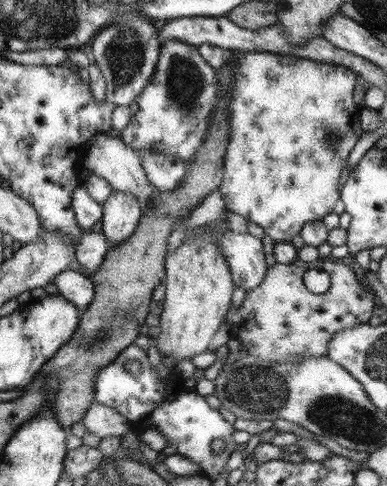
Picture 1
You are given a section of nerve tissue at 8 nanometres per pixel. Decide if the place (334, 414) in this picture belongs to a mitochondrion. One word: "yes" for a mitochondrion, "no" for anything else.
yes

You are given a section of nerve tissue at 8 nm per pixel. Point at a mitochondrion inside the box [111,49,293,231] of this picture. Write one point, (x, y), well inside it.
(186, 83)

